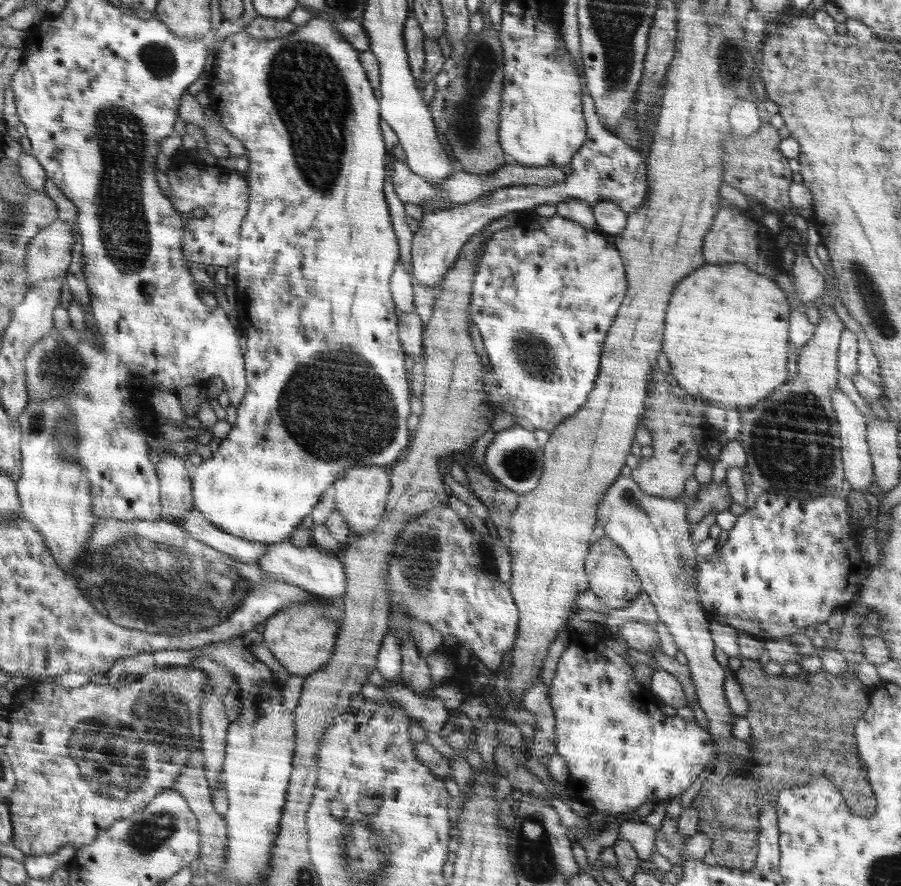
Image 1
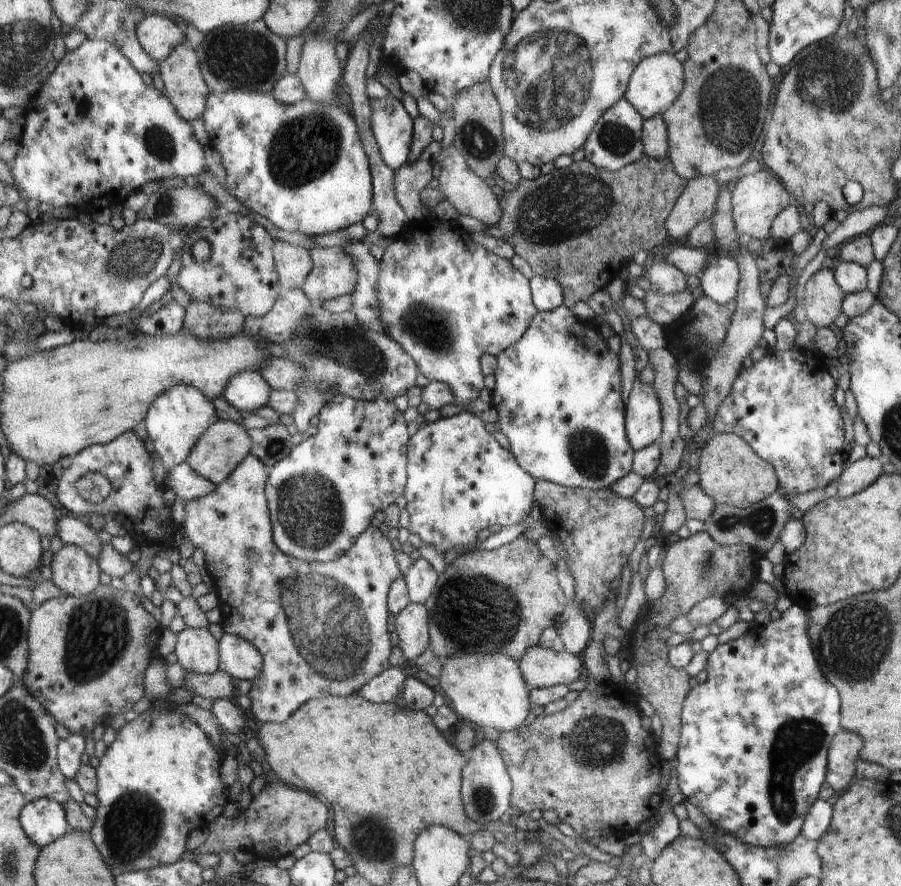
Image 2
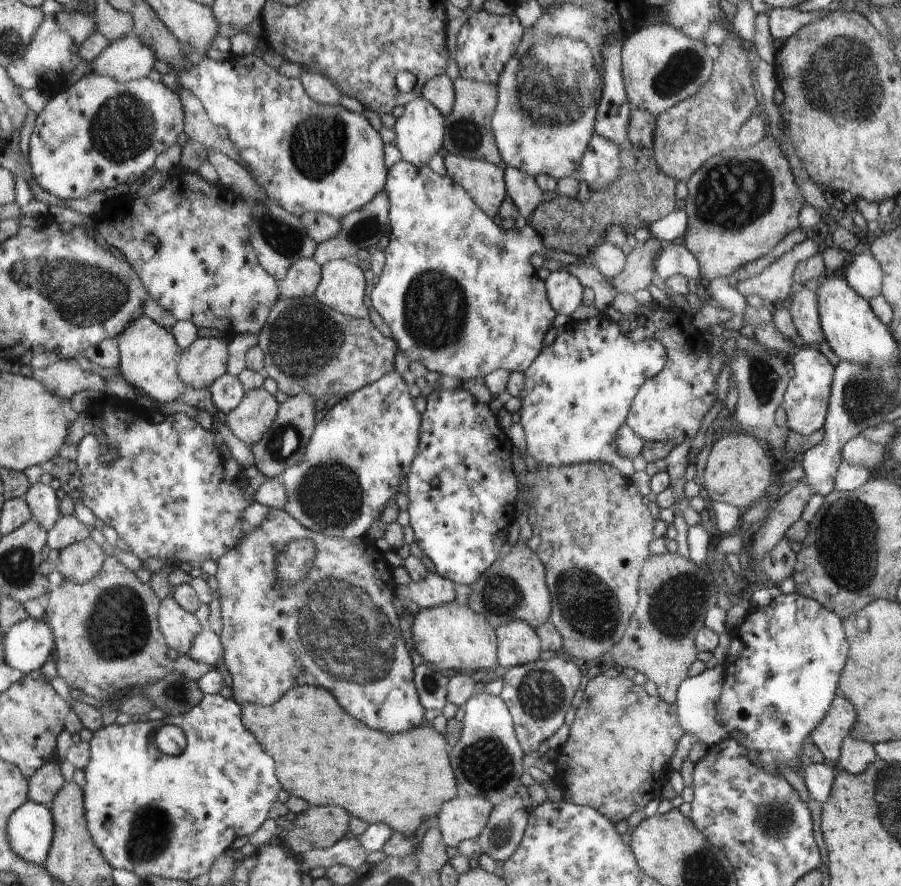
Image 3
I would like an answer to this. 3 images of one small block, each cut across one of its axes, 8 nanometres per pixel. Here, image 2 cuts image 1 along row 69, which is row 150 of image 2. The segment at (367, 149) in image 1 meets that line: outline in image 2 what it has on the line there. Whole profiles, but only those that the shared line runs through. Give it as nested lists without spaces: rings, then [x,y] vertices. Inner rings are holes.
[[[249,89],[230,90],[226,93],[211,94],[209,98],[209,107],[203,116],[207,132],[209,133],[210,145],[218,150],[223,156],[223,164],[226,169],[226,187],[244,206],[264,218],[268,218],[276,228],[288,232],[298,232],[312,236],[329,235],[334,231],[344,231],[353,224],[361,223],[366,214],[372,210],[372,181],[370,178],[369,156],[365,152],[364,145],[361,142],[361,136],[357,124],[346,114],[347,110],[339,108],[340,105],[333,102],[320,104],[314,100],[300,100],[296,104],[282,104],[272,94],[250,92]]]

